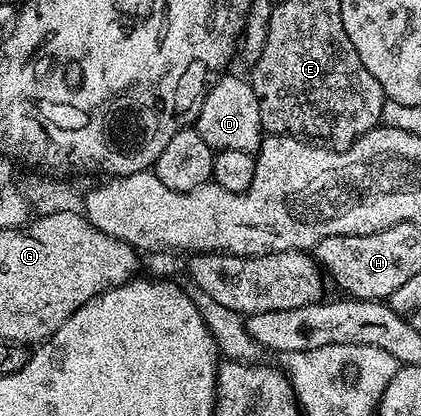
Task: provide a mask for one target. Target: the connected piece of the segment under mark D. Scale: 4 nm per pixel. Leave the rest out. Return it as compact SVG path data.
M230 76L219 77L217 83L208 91L204 107L200 107L200 115L196 122L198 134L212 150L231 149L257 154L259 147L262 146L264 130L256 91L245 76Z

